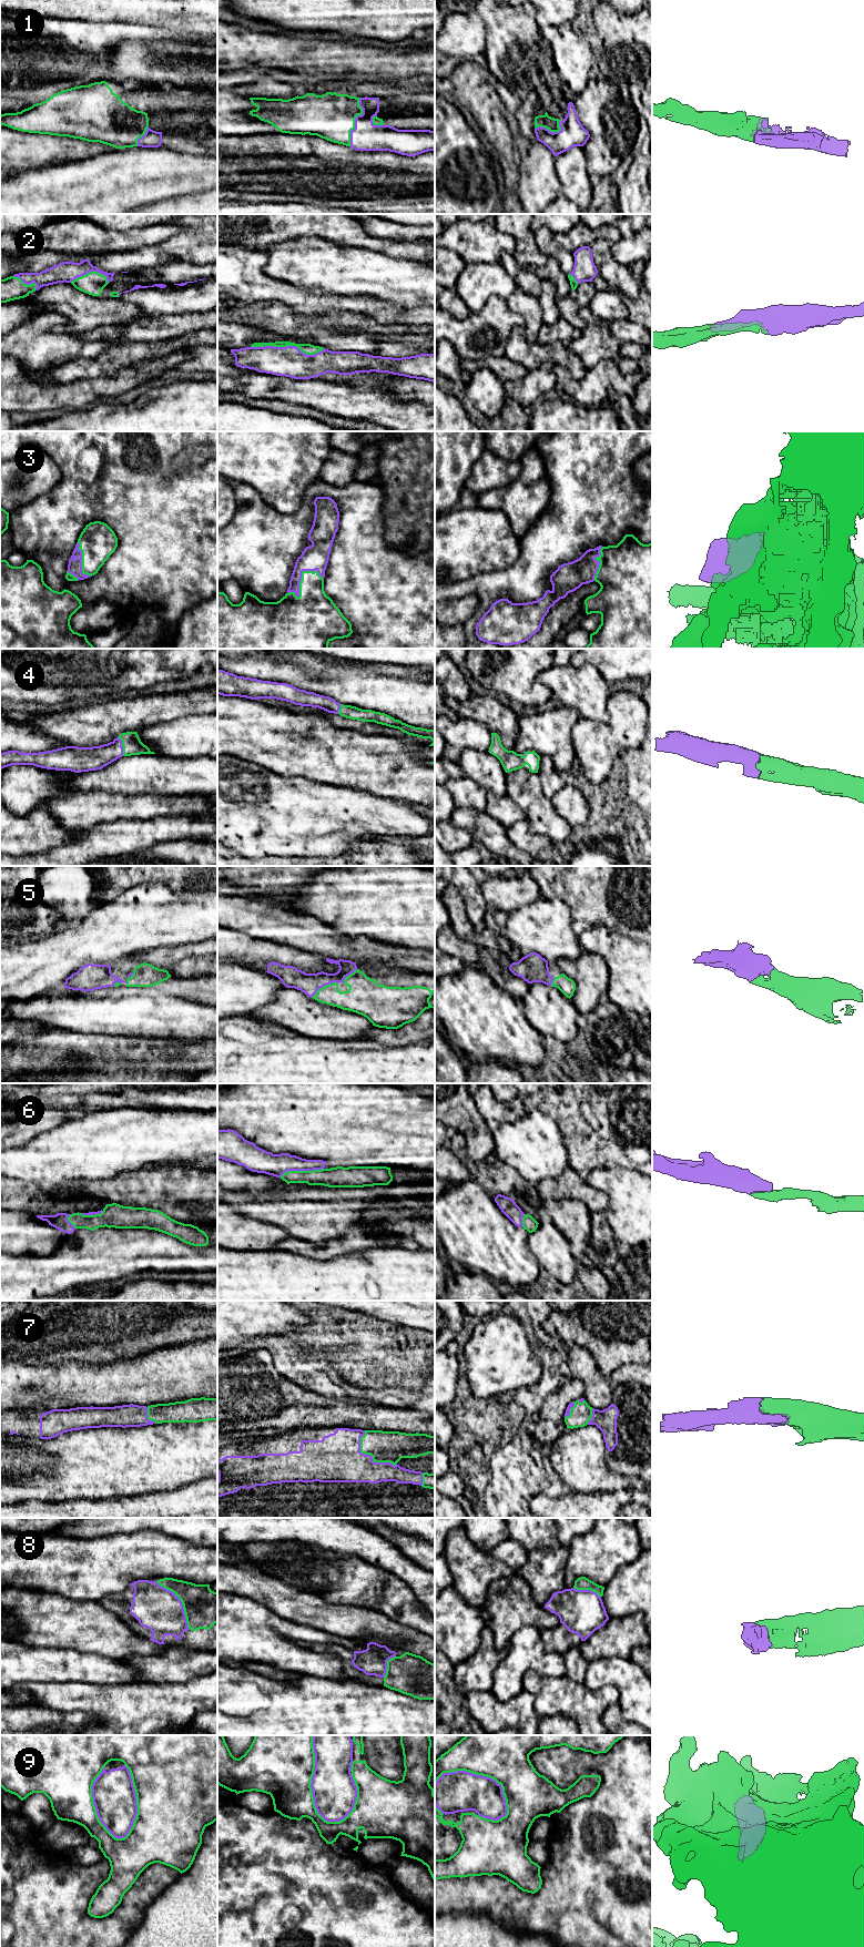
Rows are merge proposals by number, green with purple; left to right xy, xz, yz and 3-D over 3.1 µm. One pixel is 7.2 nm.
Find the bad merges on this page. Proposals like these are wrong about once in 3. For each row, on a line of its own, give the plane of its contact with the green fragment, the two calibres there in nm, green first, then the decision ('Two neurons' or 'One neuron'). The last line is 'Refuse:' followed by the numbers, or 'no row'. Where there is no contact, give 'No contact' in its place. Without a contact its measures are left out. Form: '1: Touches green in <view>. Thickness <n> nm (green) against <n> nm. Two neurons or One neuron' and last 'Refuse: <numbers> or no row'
1: Touches green in xz. Thickness 340 nm (green) against 200 nm. One neuron
2: Touches green in xz. Thickness 80 nm (green) against 220 nm. One neuron
3: Touches green in xz. Thickness 300 nm (green) against 190 nm. One neuron
4: Touches green in xy. Thickness 140 nm (green) against 180 nm. One neuron
5: Touches green in xz. Thickness 170 nm (green) against 160 nm. One neuron
6: Touches green in xz. Thickness 140 nm (green) against 160 nm. One neuron
7: Touches green in xz. Thickness 220 nm (green) against 360 nm. One neuron
8: Touches green in xy. Thickness 280 nm (green) against 320 nm. One neuron
9: Touches green in xy. Thickness 500 nm (green) against 300 nm. Two neurons
Refuse: 9

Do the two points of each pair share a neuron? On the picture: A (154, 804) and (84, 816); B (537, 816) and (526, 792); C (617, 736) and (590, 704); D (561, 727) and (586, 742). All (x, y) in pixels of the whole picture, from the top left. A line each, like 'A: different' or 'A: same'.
A: same
B: same
C: different
D: different

